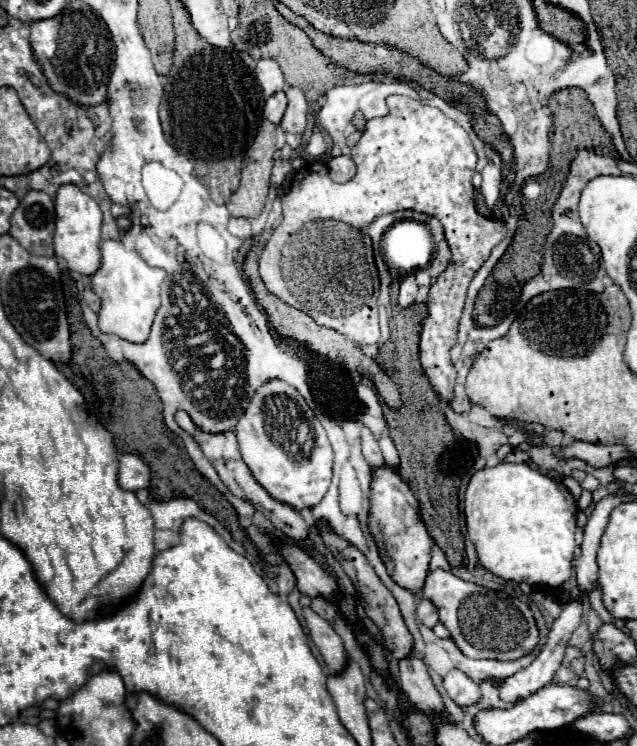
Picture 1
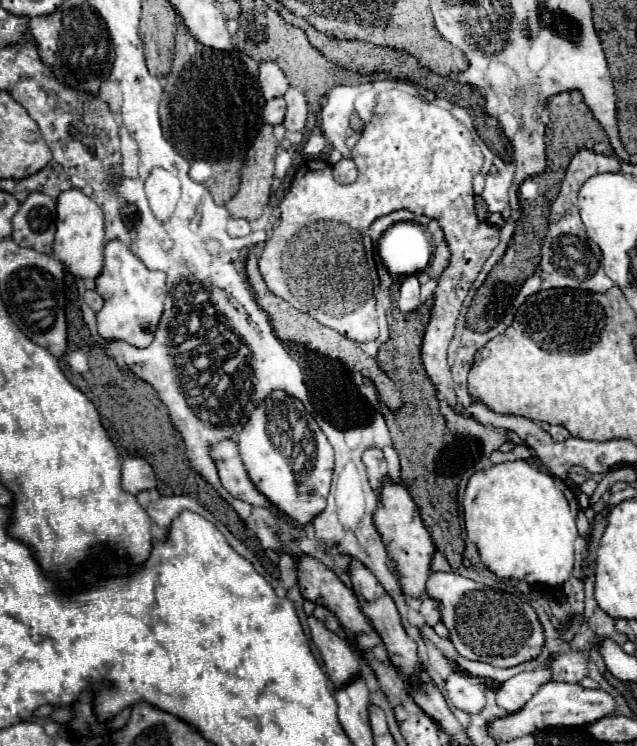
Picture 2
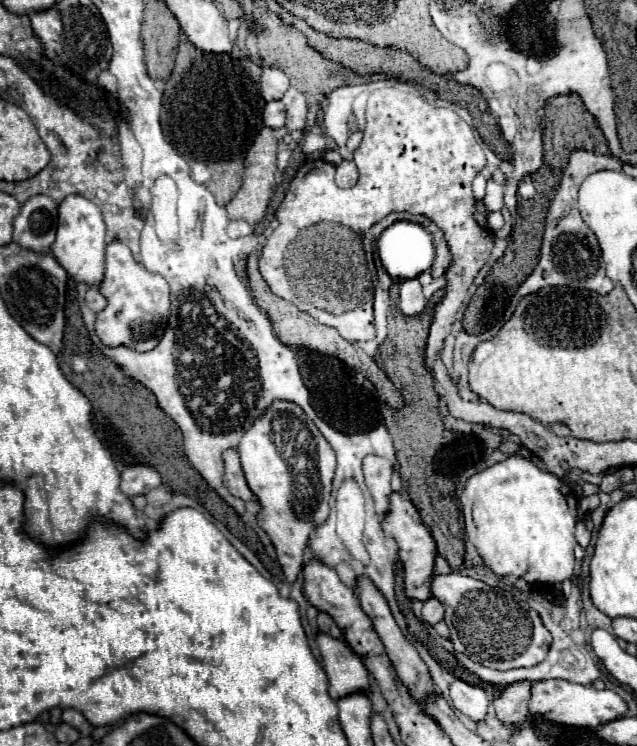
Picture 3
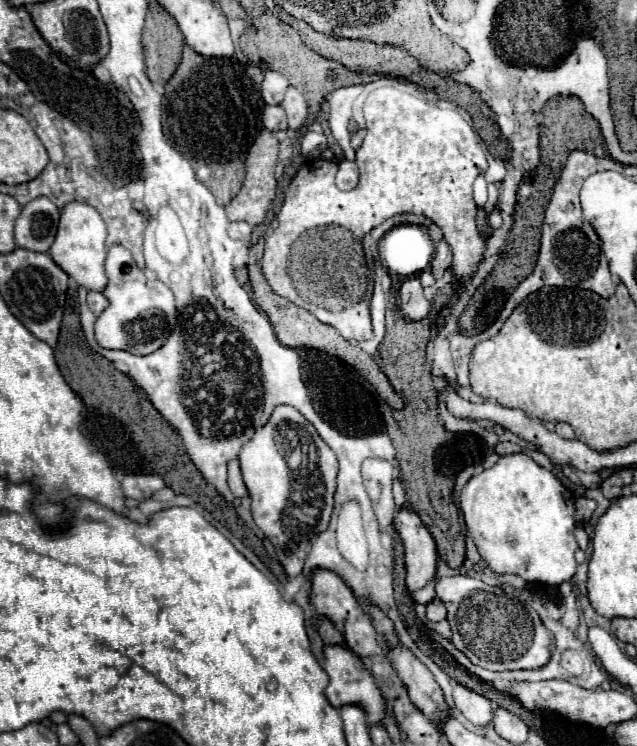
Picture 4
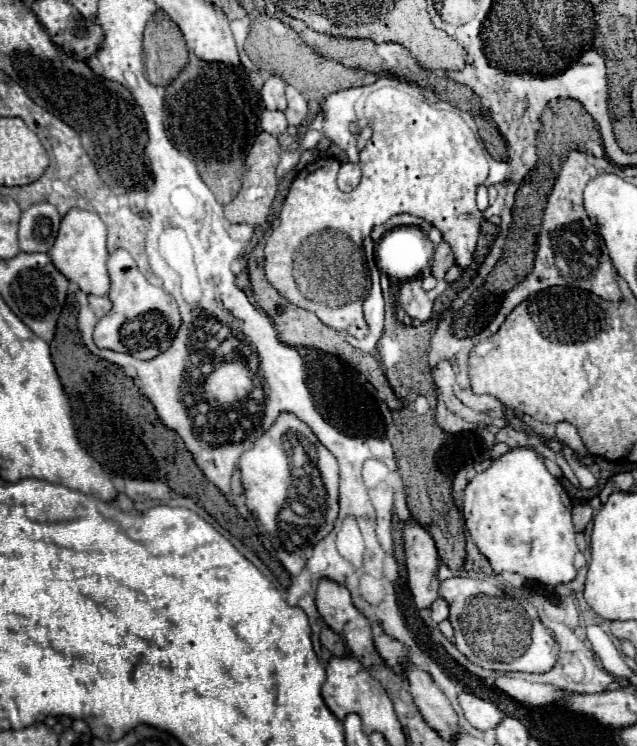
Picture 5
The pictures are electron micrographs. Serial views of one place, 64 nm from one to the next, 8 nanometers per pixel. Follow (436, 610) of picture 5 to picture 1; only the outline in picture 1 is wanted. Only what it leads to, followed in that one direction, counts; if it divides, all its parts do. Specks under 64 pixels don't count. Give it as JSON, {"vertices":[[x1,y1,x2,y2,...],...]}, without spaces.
{"vertices":[[422,598,422,600,420,600,420,604,418,604,416,612,418,612,418,616,420,616,422,624,424,624,424,626,428,626,428,628,432,628,432,626,438,622,436,606,434,606,434,604,432,604,432,600,428,600,428,598]]}

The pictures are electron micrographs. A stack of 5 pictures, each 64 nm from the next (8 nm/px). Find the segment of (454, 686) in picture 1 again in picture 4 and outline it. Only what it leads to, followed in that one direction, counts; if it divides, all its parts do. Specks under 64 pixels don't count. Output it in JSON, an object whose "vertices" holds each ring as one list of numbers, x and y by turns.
{"vertices":[[460,684,454,688,454,702,460,708,460,712,476,726,488,726,494,720,494,704,488,698]]}

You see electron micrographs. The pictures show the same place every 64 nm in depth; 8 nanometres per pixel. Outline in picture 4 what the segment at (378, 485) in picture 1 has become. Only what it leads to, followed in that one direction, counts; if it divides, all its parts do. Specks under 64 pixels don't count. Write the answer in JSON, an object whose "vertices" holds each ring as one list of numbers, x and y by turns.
{"vertices":[[400,510,396,520,394,520,394,528,398,530,402,544,404,544,404,556,406,556,406,586,408,592,412,594,416,604,430,604,436,596,436,562,438,562,438,554,436,554,436,542,432,538,432,534,428,532,428,528,422,524,420,516,410,512,410,510]]}

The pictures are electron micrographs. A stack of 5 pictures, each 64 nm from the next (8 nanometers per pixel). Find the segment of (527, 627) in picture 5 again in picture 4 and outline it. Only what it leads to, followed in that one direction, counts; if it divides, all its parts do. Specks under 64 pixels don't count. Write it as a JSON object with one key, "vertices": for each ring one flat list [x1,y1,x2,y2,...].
{"vertices":[[470,576,438,578,436,594,448,608,454,646,472,660,472,664,488,670,536,670,548,664,554,648,554,636,540,622,538,612,522,602,514,602,502,588,488,586]]}

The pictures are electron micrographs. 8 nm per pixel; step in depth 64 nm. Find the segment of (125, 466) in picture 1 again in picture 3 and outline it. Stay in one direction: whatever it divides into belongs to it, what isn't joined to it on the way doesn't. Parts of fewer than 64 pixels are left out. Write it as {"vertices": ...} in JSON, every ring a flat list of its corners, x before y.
{"vertices":[[126,466,122,470,122,492,126,496,140,496,148,494,152,488,158,488,162,484,160,474,150,466]]}

